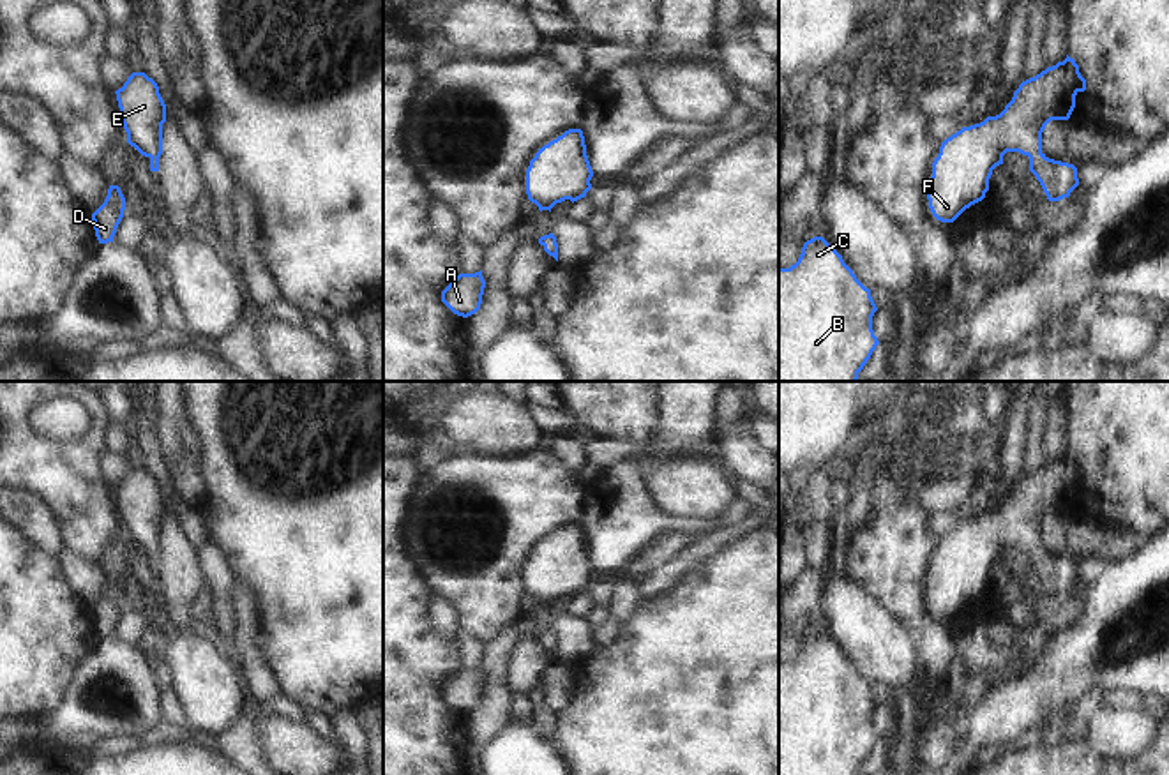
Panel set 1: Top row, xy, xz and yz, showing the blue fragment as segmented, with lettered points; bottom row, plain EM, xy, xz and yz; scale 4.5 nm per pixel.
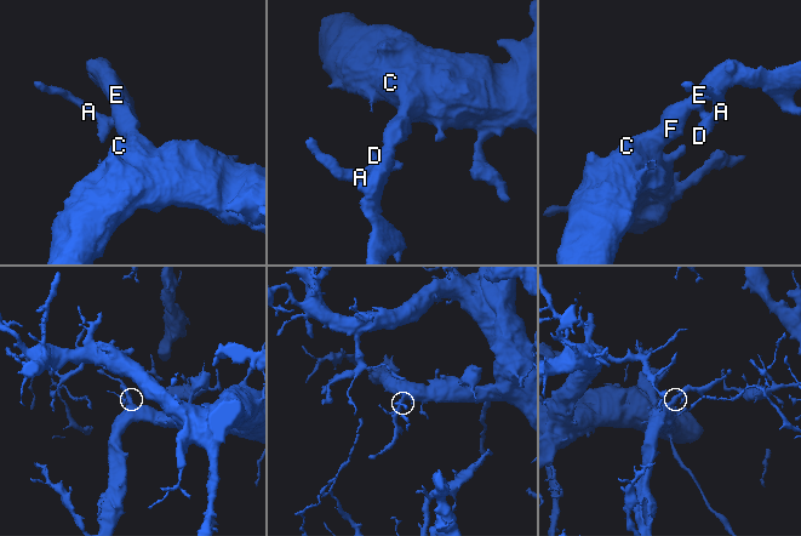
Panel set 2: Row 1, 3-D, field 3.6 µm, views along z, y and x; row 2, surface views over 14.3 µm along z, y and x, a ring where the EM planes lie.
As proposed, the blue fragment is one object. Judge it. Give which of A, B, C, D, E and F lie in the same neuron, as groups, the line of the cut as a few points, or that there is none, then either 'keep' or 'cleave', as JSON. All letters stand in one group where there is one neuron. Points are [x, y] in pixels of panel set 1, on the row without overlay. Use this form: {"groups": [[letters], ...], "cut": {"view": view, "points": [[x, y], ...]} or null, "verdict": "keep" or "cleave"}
{"groups": [["A", "B", "C", "D", "E", "F"]], "cut": null, "verdict": "keep"}

